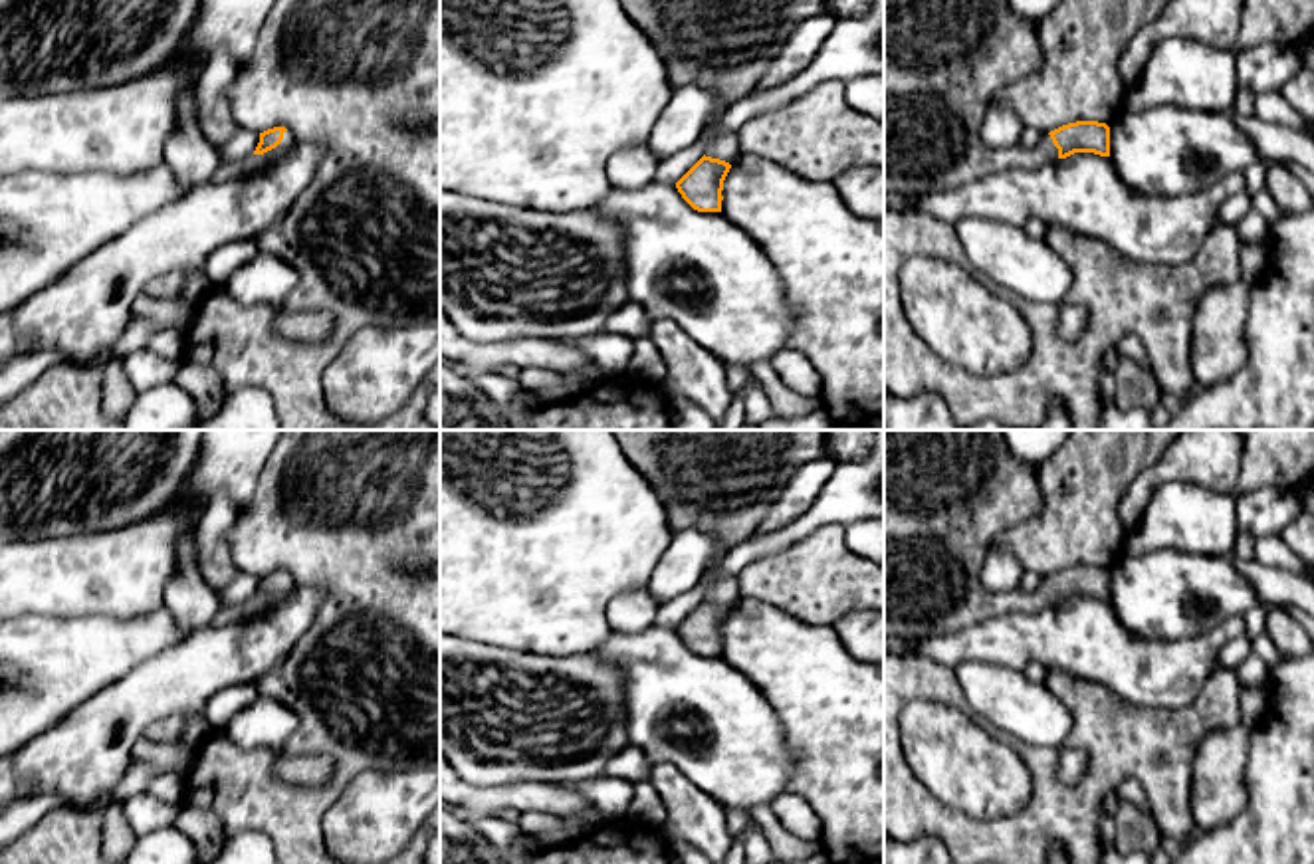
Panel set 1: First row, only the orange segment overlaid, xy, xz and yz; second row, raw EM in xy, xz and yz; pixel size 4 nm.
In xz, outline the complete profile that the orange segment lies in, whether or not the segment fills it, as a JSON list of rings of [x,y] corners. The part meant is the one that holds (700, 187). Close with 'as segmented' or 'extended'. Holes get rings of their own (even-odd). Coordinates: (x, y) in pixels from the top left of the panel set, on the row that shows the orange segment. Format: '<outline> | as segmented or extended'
[[[618,0],[626,16],[642,30],[652,42],[662,59],[666,61],[672,87],[694,83],[702,89],[717,93],[719,109],[708,121],[704,133],[713,137],[708,141],[704,157],[676,182],[682,198],[698,212],[721,212],[723,180],[739,157],[737,133],[717,133],[715,127],[721,113],[737,99],[755,91],[759,79],[765,75],[775,57],[775,50],[787,40],[799,22],[828,14],[826,0]]] | extended

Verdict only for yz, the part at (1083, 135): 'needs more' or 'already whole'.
needs more

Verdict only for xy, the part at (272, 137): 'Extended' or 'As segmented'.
Extended

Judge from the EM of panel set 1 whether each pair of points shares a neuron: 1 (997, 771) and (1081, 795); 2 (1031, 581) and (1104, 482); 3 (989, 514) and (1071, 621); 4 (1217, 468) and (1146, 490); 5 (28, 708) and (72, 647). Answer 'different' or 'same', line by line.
1: different
2: different
3: different
4: same
5: same

